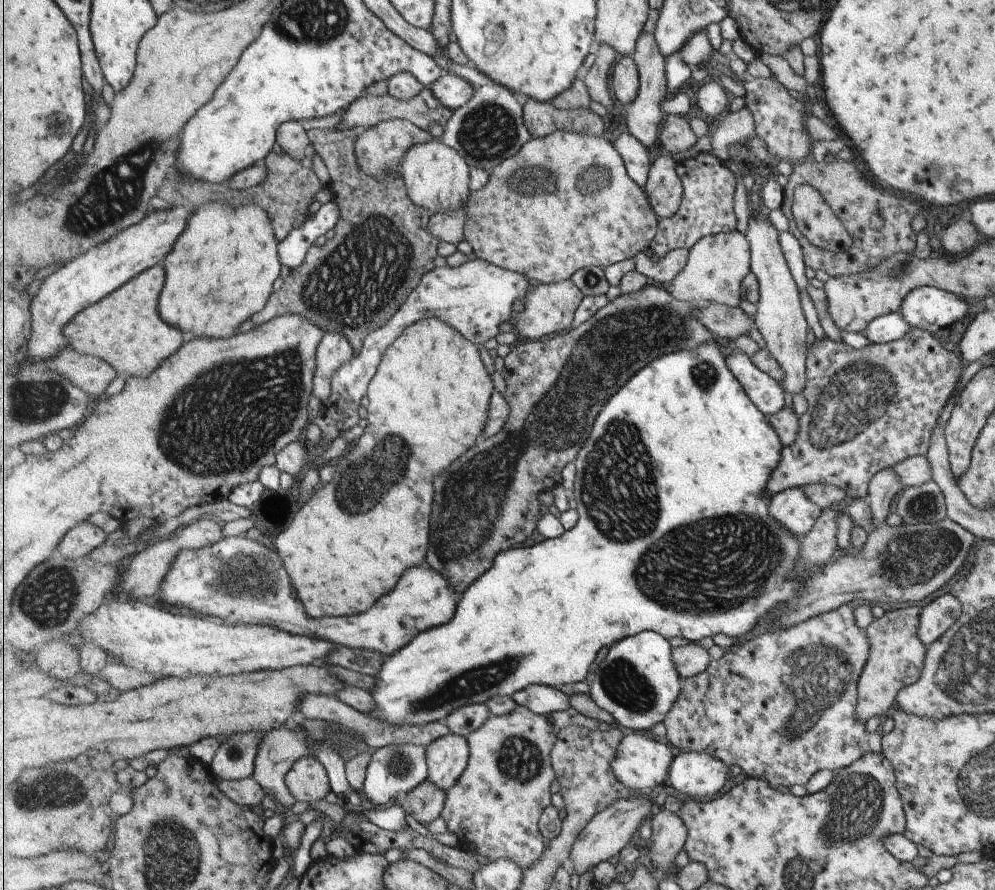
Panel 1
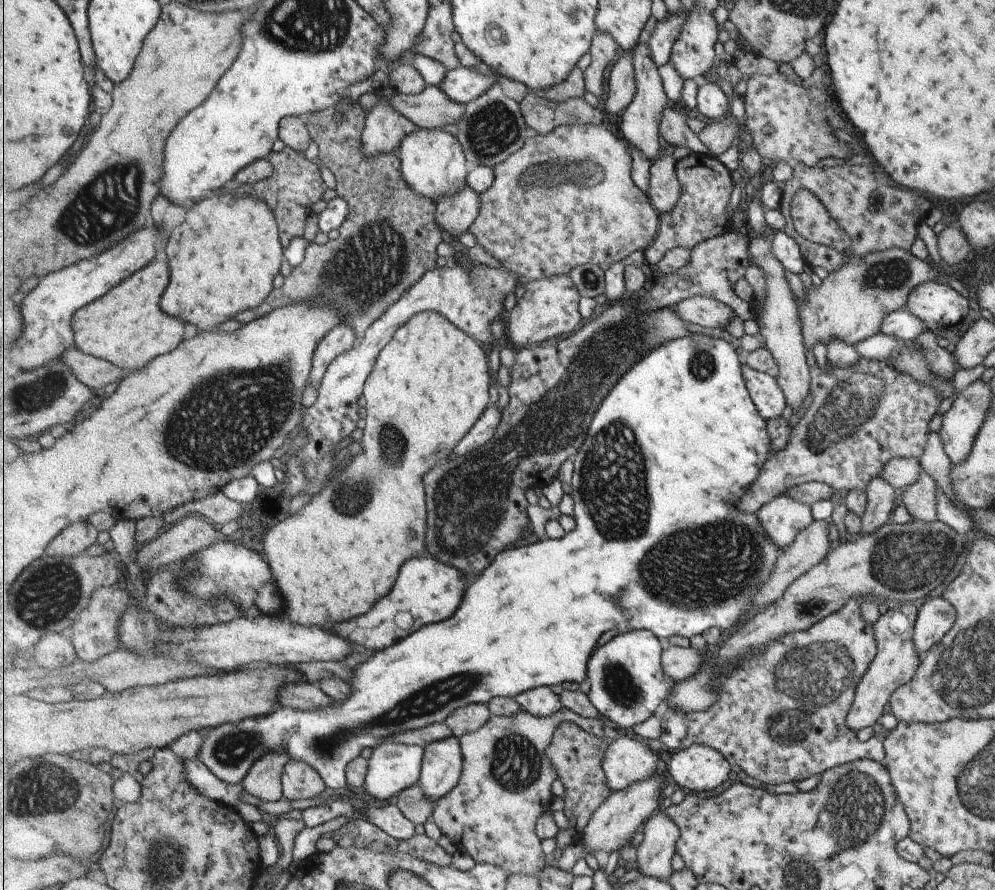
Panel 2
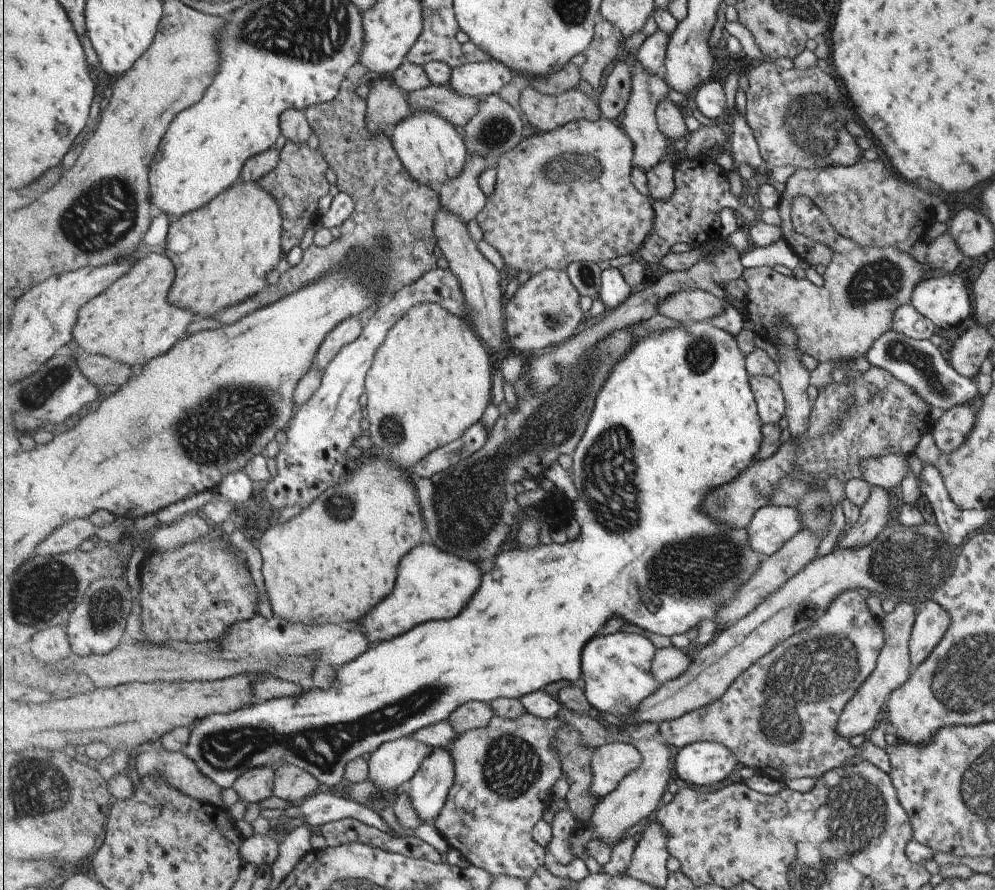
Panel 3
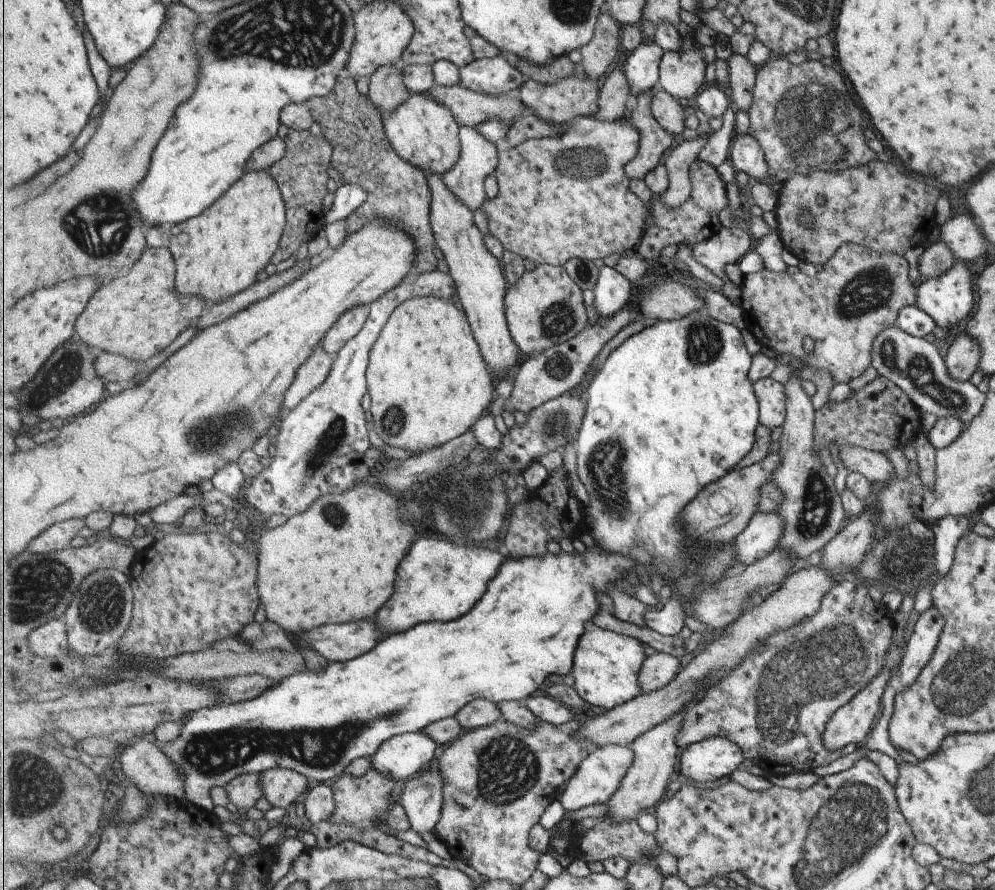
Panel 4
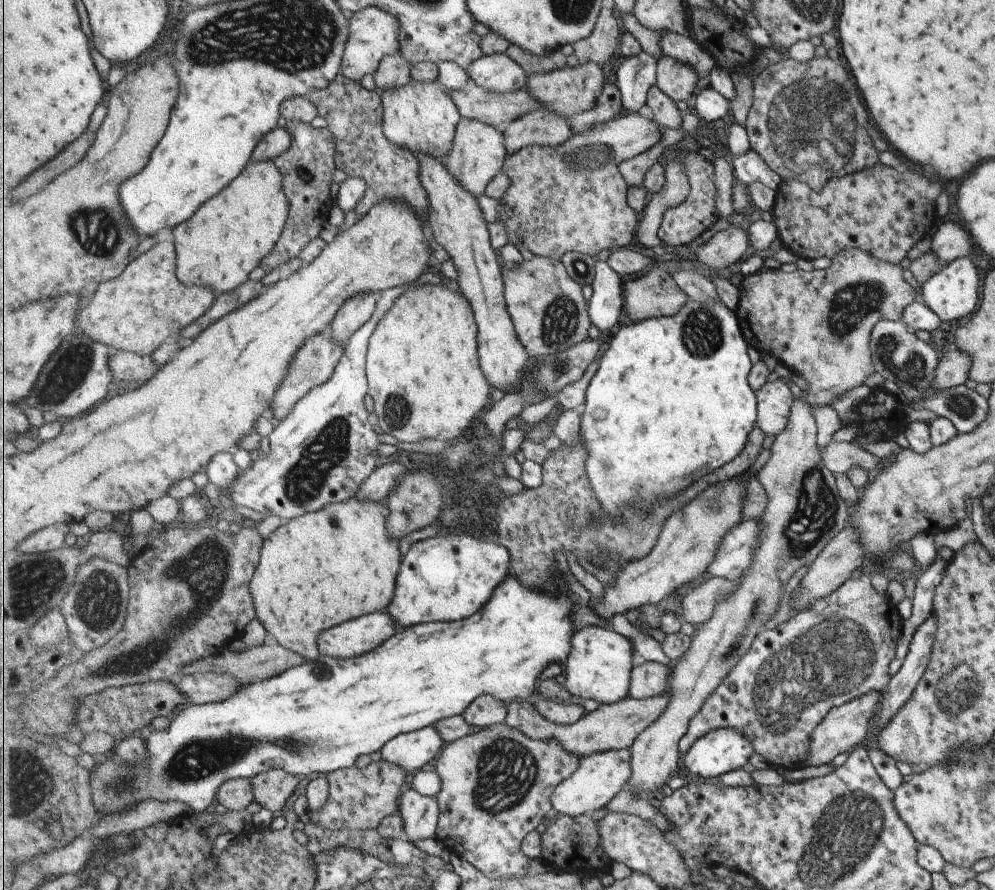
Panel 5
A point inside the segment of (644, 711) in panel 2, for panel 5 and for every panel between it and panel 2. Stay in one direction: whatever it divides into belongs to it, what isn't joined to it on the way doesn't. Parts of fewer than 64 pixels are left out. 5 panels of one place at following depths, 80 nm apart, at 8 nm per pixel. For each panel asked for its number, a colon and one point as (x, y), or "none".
3: (618, 676)
4: (607, 666)
5: (600, 666)

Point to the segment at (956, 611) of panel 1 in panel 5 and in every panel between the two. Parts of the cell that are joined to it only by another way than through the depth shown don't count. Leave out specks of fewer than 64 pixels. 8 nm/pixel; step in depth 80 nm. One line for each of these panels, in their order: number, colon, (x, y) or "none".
2: (934, 617)
3: (931, 620)
4: (917, 649)
5: (900, 686)

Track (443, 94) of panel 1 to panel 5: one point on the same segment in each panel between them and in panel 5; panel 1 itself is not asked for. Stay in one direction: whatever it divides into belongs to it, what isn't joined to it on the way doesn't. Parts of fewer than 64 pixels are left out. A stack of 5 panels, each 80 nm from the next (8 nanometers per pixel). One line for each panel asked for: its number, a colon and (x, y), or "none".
2: (463, 84)
3: (477, 80)
4: (496, 75)
5: (499, 73)

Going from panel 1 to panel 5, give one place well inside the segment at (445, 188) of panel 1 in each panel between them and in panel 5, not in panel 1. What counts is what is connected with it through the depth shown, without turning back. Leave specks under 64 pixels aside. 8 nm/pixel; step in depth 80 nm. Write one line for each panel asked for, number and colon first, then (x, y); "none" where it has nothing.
2: (434, 163)
3: (434, 153)
4: (423, 131)
5: (422, 117)

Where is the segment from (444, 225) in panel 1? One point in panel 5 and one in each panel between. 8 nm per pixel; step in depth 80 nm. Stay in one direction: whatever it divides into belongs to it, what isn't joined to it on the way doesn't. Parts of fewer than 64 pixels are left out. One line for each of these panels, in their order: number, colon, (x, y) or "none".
2: (456, 214)
3: (464, 197)
4: (480, 157)
5: (479, 152)

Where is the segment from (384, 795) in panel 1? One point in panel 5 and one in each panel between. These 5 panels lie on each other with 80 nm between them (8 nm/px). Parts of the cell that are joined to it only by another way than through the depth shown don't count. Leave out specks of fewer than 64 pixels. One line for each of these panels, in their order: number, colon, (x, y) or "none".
2: (393, 767)
3: (395, 762)
4: (404, 756)
5: (411, 751)

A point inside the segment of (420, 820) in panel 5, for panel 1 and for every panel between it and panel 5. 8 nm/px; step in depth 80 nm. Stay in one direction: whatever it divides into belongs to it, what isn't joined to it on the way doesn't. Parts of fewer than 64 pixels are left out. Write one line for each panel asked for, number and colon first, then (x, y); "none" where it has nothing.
1: (448, 756)
2: (443, 760)
3: (429, 790)
4: (423, 796)

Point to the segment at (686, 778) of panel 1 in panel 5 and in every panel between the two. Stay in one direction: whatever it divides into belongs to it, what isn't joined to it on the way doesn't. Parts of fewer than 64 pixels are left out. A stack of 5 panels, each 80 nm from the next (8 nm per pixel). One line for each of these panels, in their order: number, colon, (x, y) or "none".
2: (701, 768)
3: (704, 763)
4: (711, 759)
5: (724, 750)

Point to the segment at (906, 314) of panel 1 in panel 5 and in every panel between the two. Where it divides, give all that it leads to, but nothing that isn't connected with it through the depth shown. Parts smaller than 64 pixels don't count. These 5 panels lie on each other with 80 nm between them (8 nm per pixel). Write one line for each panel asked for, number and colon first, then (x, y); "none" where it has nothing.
2: (936, 305)
3: (943, 300)
4: (947, 299)
5: (950, 294)

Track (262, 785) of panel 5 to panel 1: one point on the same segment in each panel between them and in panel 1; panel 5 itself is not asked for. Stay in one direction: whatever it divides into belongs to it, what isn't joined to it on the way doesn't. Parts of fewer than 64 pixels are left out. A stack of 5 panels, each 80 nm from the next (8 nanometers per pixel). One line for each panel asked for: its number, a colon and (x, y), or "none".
1: (309, 780)
2: (300, 780)
3: (292, 783)
4: (282, 786)

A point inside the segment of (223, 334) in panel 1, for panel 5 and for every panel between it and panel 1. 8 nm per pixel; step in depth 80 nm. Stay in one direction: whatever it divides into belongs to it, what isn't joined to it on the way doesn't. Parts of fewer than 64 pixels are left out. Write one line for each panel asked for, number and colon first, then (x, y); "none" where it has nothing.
2: (231, 253)
3: (227, 251)
4: (219, 254)
5: (232, 235)

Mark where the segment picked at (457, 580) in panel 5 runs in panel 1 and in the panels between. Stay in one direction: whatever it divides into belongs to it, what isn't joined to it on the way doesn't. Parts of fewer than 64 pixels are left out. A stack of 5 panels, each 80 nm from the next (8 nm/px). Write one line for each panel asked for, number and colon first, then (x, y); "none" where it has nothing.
1: (239, 581)
2: (426, 591)
3: (432, 585)
4: (438, 580)

